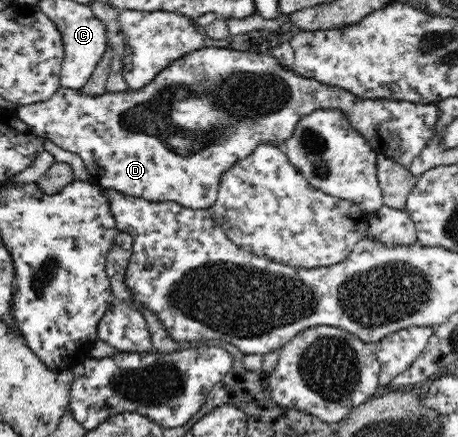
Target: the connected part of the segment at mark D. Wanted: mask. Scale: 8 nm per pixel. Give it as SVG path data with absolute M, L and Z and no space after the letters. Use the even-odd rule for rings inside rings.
M204 47L191 51L183 55L180 59L170 63L166 69L162 69L146 87L132 91L118 91L118 93L106 92L102 95L86 95L84 91L73 90L67 87L60 87L50 99L43 102L28 104L16 107L16 114L22 122L28 125L40 137L52 141L57 147L65 151L73 152L78 155L90 172L93 182L97 183L102 189L114 189L123 195L141 198L150 202L176 202L190 209L208 209L217 202L217 194L220 188L221 175L224 171L232 168L239 160L244 160L250 156L261 144L276 144L279 147L289 139L295 131L296 125L302 117L310 115L318 109L337 109L341 111L346 119L349 119L350 126L366 138L377 154L387 156L389 159L398 162L400 166L409 169L414 159L424 150L424 147L435 137L435 128L438 124L438 117L442 116L438 111L438 106L434 104L416 104L409 101L392 100L386 98L362 99L362 97L352 94L352 92L338 86L330 86L320 83L314 78L307 78L298 74L295 70L290 70L280 64L271 55L254 53L251 51L238 51L219 47Z

